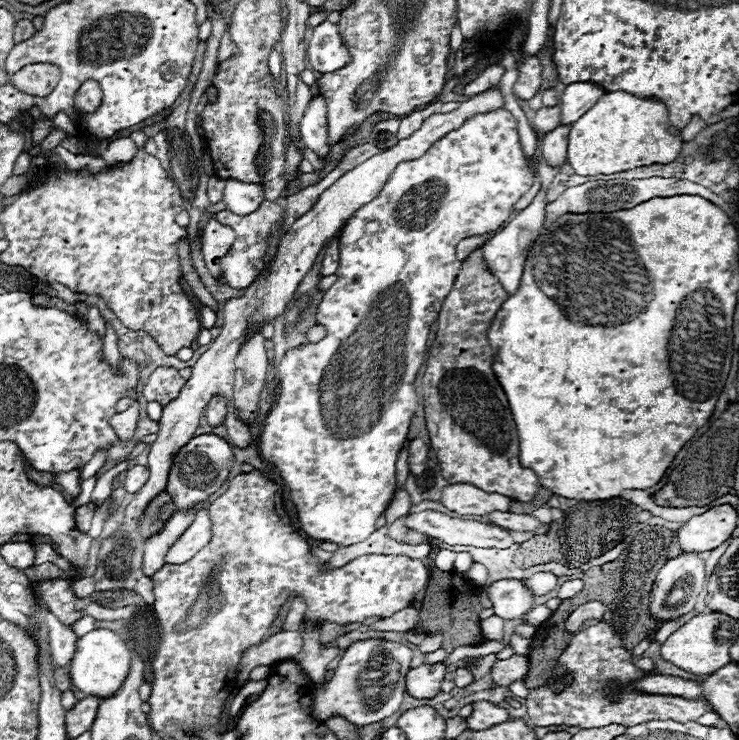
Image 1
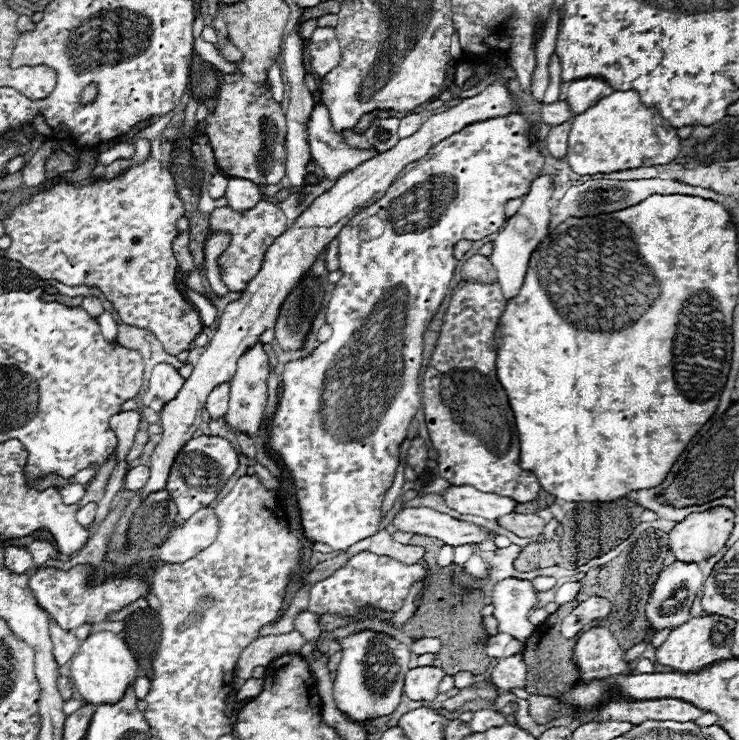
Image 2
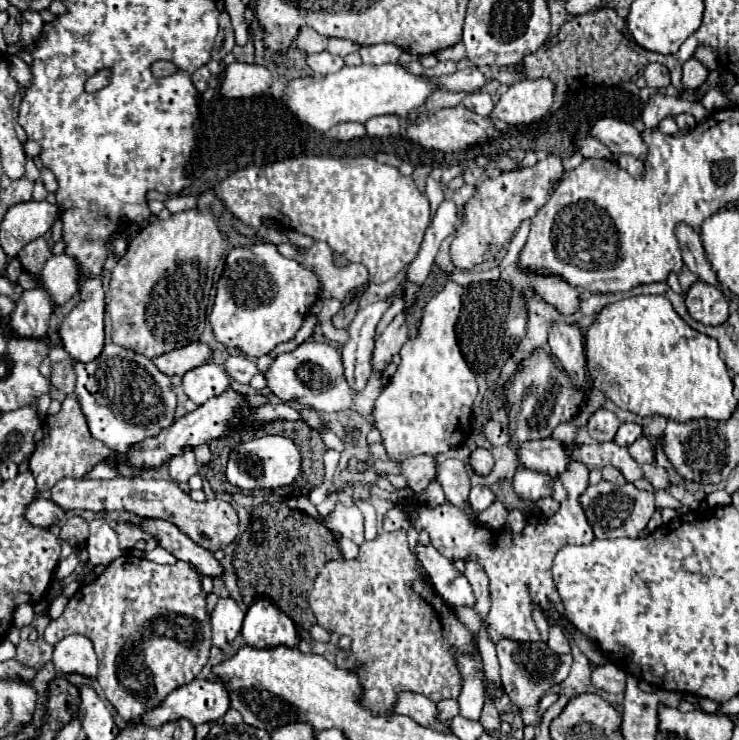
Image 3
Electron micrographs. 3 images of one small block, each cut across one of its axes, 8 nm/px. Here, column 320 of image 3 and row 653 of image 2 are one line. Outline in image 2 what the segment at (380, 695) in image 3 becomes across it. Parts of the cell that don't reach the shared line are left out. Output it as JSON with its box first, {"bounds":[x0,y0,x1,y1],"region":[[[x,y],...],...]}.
{"bounds":[570,626,632,684],"region":[[[594,626],[580,632],[570,660],[580,670],[578,682],[586,684],[590,680],[606,680],[610,676],[632,674],[632,668],[624,656],[626,652],[620,648],[612,632],[606,626]]]}

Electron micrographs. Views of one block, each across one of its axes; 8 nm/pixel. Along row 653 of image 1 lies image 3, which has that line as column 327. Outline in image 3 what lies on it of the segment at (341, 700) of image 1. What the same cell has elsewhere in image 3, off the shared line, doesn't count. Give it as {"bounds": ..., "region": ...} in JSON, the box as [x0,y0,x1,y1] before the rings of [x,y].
{"bounds":[264,340,384,424],"region":[[[306,340],[304,344],[300,344],[296,350],[288,354],[276,356],[272,366],[264,372],[264,376],[266,376],[270,392],[284,402],[298,402],[302,406],[312,406],[322,412],[336,412],[336,410],[352,408],[360,412],[362,416],[366,416],[370,424],[372,424],[372,404],[384,386],[382,374],[372,372],[364,390],[352,392],[344,380],[340,350],[326,342],[312,342],[312,340]]]}

